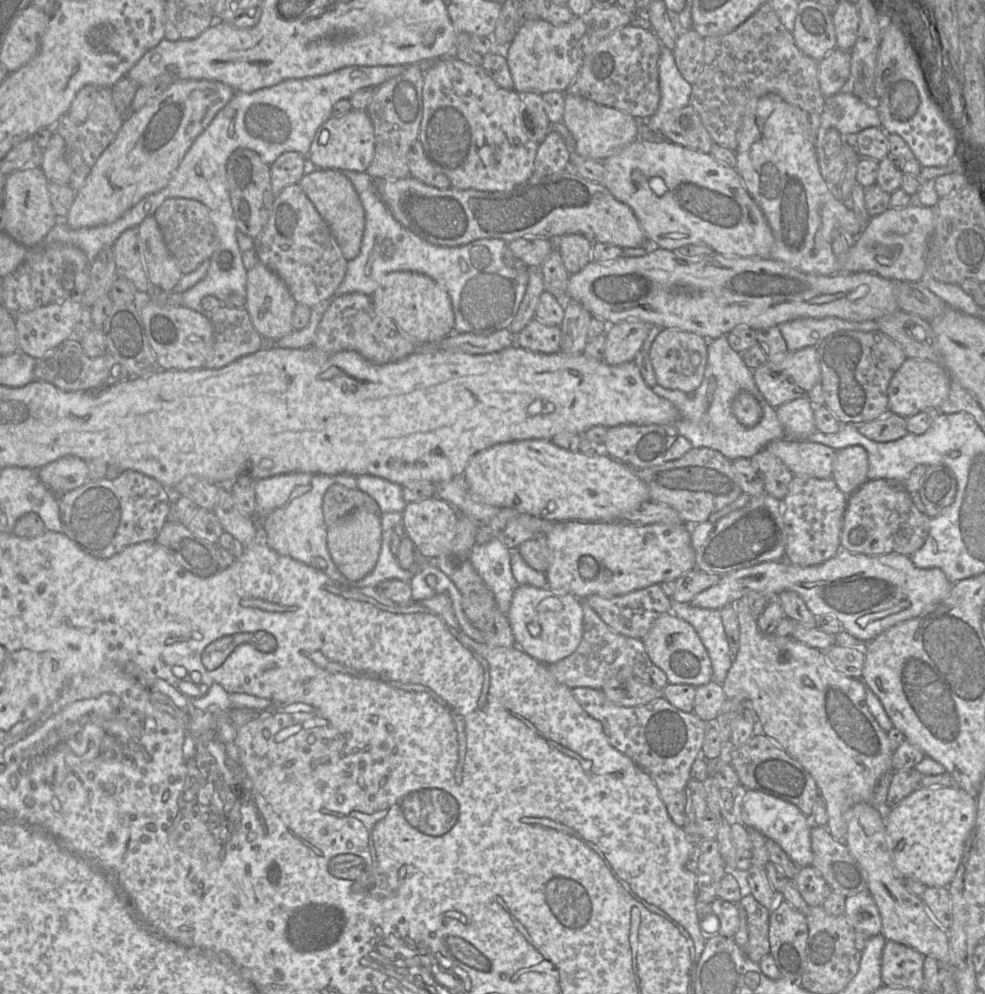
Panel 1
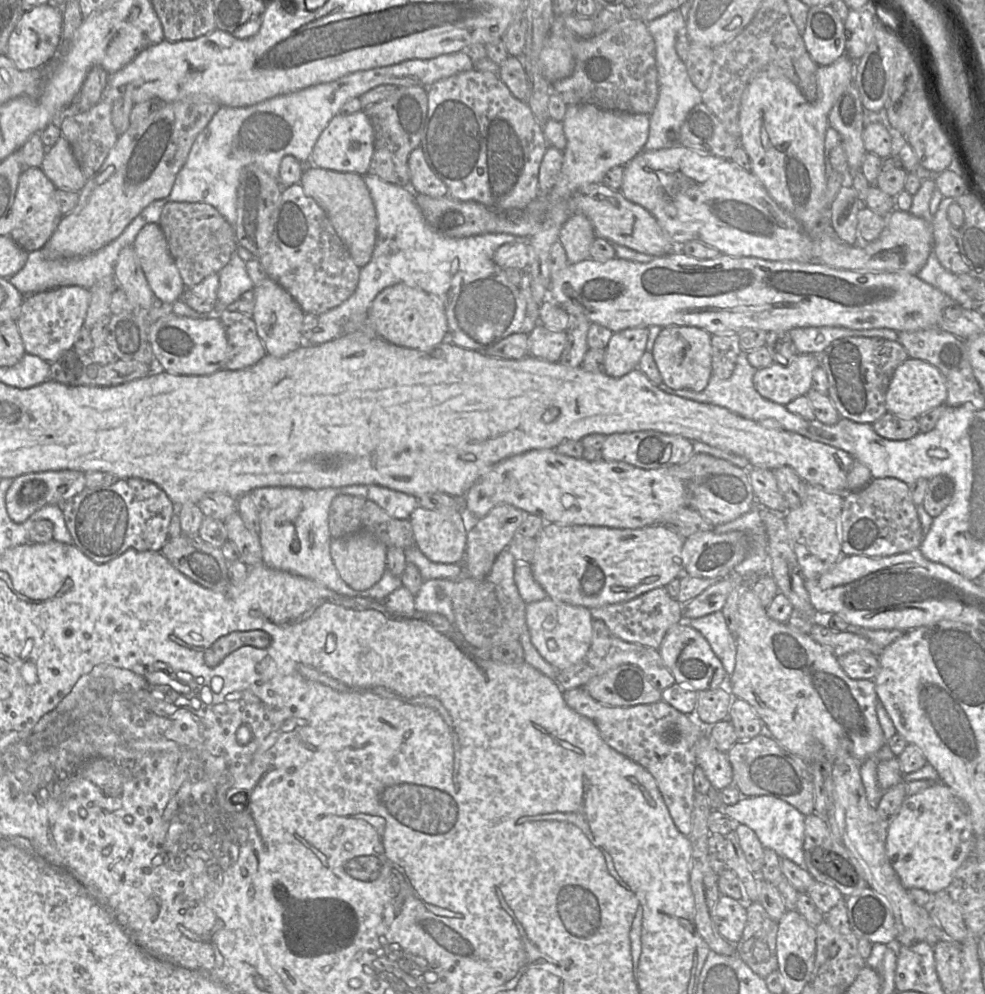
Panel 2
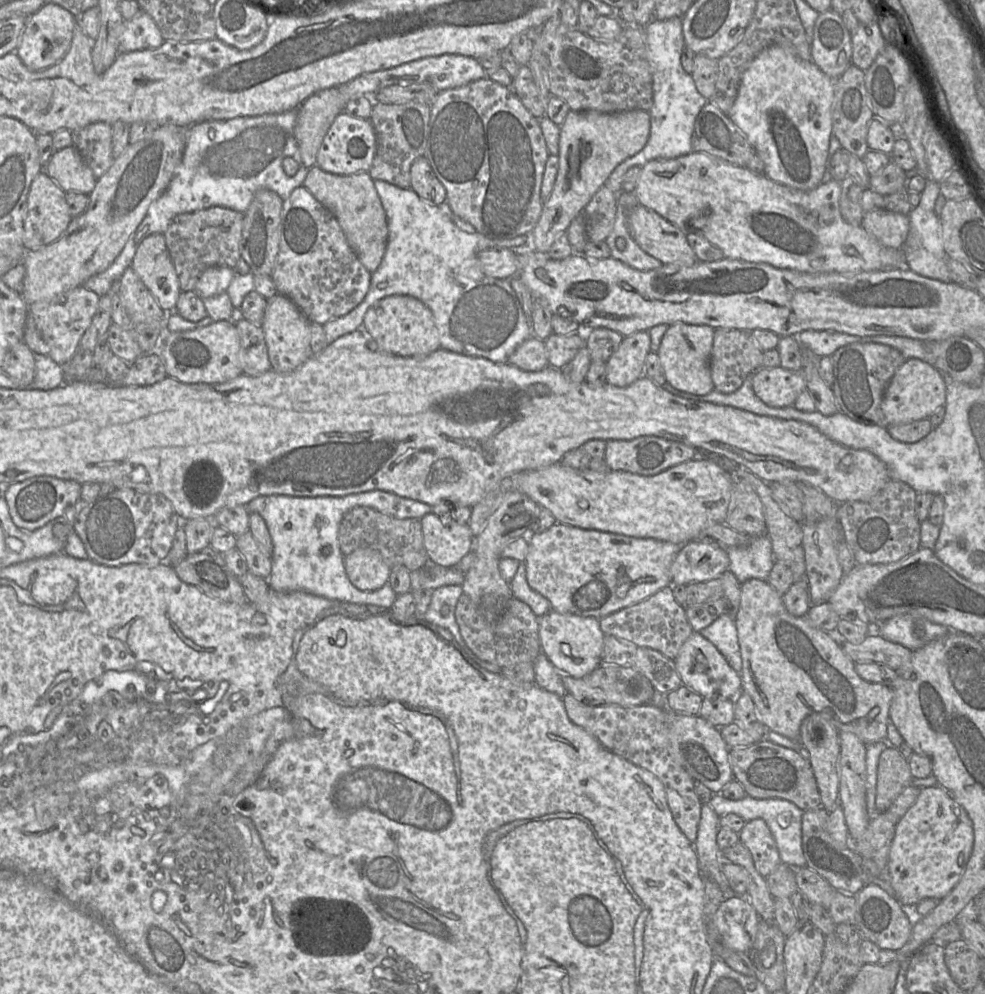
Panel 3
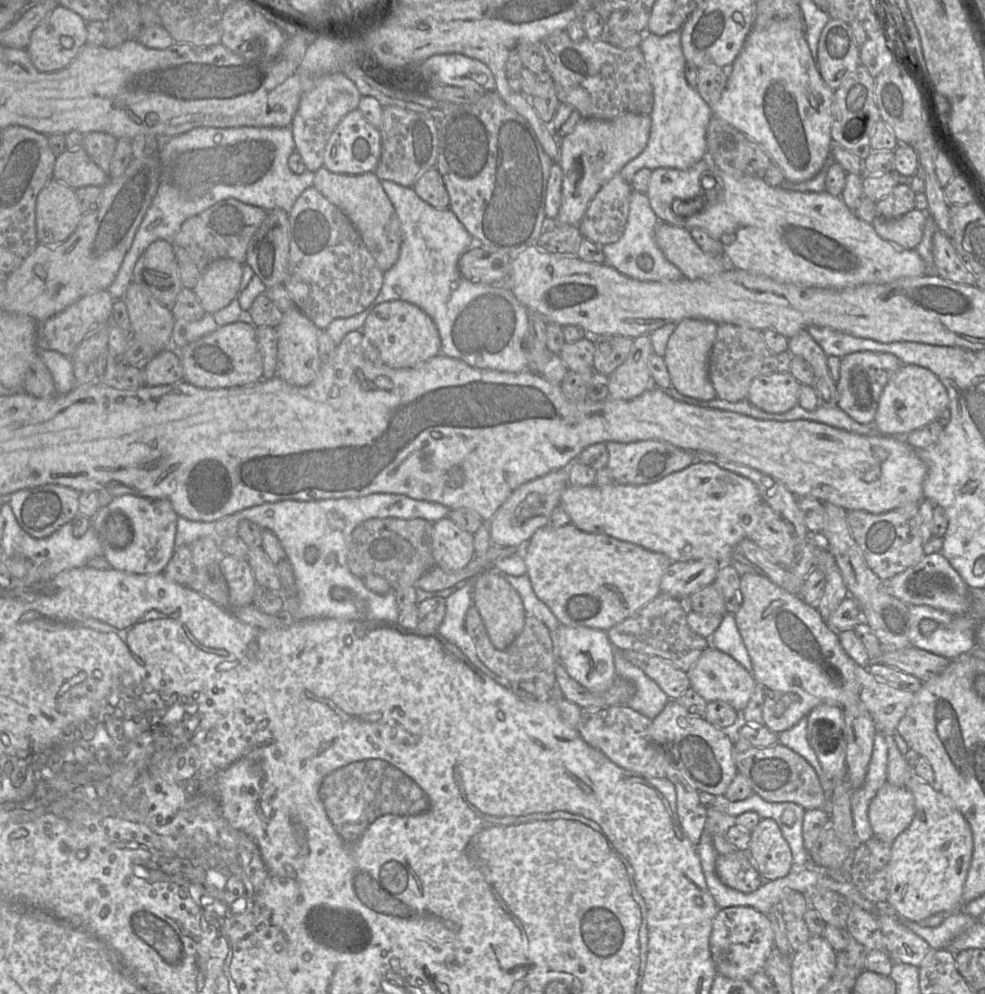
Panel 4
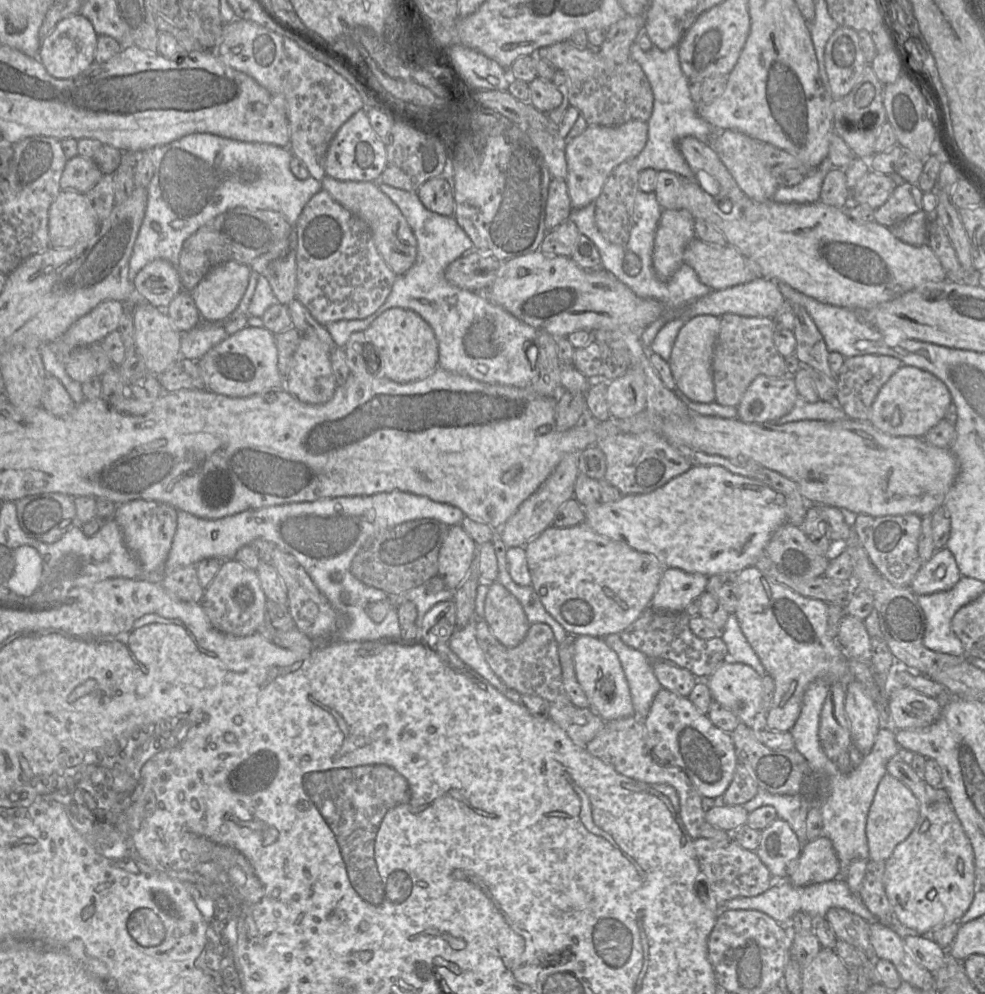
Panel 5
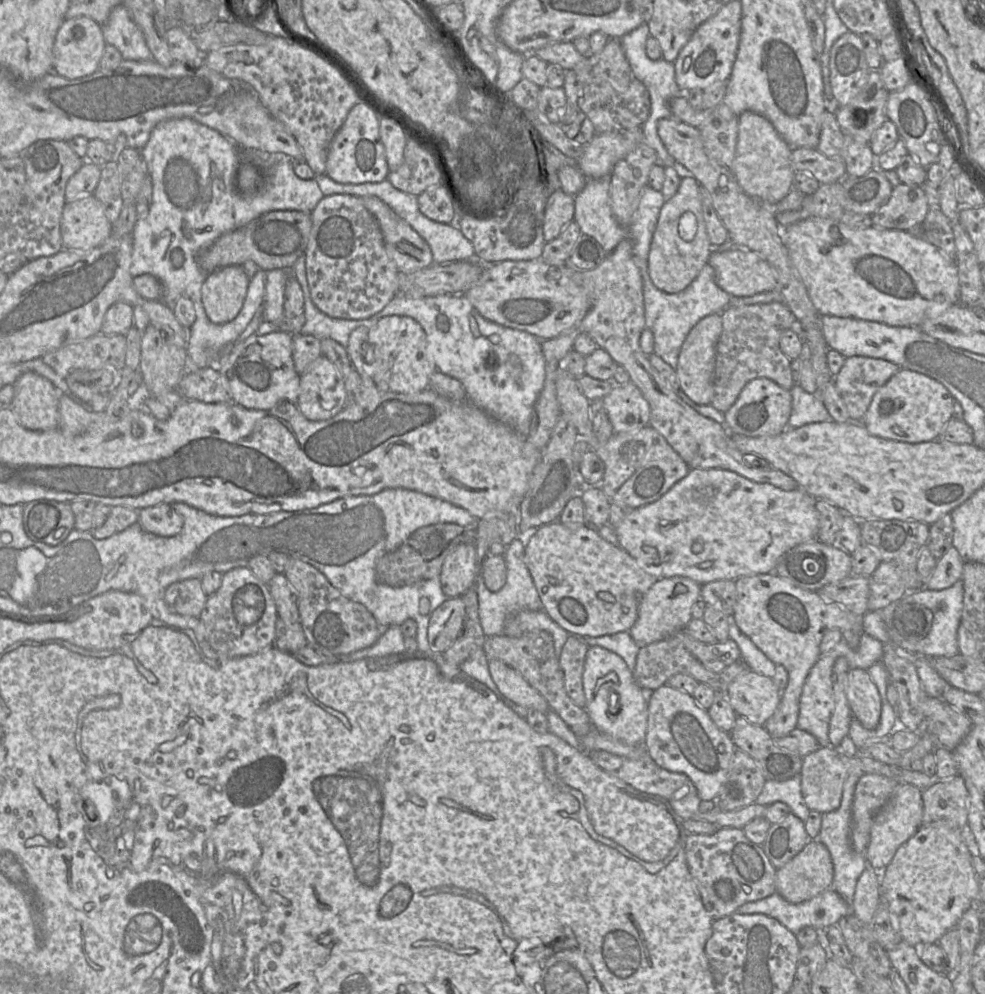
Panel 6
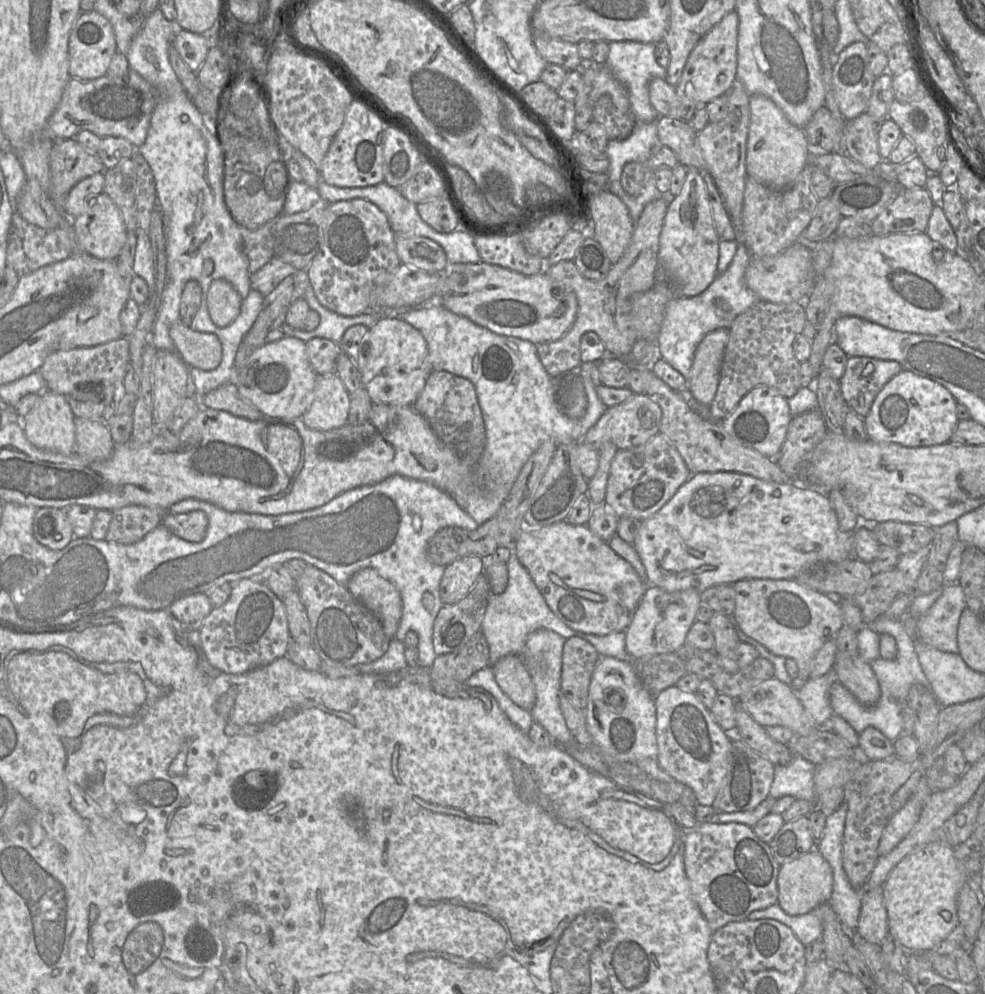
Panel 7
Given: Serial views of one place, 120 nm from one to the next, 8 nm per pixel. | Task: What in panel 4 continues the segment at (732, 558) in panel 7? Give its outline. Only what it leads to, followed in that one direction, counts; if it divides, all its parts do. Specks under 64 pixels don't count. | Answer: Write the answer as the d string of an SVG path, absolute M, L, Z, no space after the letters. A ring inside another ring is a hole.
M696 460L688 467L650 484L569 485L562 492L559 505L569 515L571 524L583 532L605 534L636 544L662 553L672 562L711 558L724 565L732 563L732 552L736 545L757 527L762 517L762 503L758 489L748 478L723 469L716 463Z

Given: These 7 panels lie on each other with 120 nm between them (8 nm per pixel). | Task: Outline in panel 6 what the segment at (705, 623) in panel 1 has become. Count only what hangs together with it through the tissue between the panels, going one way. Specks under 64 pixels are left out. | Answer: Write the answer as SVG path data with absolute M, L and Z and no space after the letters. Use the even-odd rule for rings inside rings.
M732 615L728 616L729 639L736 642L741 660L754 672L772 678L776 665L737 627Z

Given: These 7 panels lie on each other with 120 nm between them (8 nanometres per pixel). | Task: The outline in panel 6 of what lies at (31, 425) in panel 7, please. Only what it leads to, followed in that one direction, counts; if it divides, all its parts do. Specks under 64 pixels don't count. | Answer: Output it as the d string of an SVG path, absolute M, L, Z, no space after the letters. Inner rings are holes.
M25 372L13 383L14 397L9 407L20 424L32 431L59 429L59 400L63 392L47 378L35 373Z

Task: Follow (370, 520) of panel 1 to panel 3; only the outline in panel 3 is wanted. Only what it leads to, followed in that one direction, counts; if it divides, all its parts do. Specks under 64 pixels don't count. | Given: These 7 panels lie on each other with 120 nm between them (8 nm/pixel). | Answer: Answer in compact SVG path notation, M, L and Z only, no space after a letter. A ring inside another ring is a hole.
M358 548L345 556L344 566L351 584L364 592L382 588L388 582L391 571L380 553L369 548Z

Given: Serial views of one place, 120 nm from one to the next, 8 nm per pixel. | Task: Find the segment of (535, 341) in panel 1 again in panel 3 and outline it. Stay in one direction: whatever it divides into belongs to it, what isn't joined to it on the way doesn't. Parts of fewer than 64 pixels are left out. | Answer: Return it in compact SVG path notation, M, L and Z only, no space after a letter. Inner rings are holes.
M581 332L566 336L553 333L544 343L548 352L549 366L562 369L586 345L586 337Z

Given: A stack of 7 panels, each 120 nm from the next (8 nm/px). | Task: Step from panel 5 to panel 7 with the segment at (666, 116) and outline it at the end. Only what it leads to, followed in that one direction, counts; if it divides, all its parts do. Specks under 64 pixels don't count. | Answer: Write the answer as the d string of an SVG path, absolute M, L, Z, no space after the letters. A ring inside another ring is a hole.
M613 41L609 43L610 50L604 67L626 87L631 109L637 122L648 123L658 120L661 116L650 103L648 85L653 78L666 79L667 69L656 61L655 44L637 41Z

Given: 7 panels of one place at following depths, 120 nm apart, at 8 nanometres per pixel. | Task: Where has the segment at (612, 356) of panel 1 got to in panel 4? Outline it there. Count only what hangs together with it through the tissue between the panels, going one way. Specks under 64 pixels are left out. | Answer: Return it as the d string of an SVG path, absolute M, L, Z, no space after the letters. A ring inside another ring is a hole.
M649 335L633 339L628 357L608 376L609 397L615 400L632 400L647 390L651 378L649 359L652 355Z

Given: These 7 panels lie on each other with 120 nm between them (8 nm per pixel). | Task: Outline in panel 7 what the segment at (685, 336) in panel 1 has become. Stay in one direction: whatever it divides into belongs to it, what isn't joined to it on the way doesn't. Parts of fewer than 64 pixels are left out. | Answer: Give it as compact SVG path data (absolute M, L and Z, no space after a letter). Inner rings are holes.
M720 327L707 333L698 344L687 377L694 402L709 406L715 397L728 340L729 329Z

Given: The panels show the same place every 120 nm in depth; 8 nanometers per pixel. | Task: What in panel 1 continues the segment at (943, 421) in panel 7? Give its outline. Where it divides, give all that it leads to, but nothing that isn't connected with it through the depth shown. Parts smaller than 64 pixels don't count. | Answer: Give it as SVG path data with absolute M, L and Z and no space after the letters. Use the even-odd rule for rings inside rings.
M907 357L892 376L888 386L889 410L908 418L929 408L939 408L947 399L951 387L951 375L943 365Z

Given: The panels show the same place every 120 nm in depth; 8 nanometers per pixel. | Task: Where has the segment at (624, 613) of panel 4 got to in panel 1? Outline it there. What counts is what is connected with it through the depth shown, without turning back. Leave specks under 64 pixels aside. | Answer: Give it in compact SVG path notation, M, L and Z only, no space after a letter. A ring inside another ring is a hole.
M566 520L556 522L546 535L537 536L544 536L545 558L548 562L545 571L548 588L557 593L573 594L579 599L585 599L593 594L604 597L624 595L652 584L676 580L695 568L691 527L685 523L631 525L628 522Z

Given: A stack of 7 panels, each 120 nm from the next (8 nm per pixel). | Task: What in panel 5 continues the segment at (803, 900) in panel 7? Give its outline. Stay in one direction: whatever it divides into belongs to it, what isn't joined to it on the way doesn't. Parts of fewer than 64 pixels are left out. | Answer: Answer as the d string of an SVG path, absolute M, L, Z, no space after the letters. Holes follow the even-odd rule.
M821 835L804 843L787 880L794 886L805 887L837 879L839 870L839 860L832 842Z

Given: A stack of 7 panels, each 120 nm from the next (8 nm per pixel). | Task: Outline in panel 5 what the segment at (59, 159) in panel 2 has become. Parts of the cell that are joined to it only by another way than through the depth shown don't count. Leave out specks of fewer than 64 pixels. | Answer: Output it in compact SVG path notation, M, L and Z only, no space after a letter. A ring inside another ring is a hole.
M77 155L67 160L61 175L60 188L86 193L99 182L102 175L92 158Z

